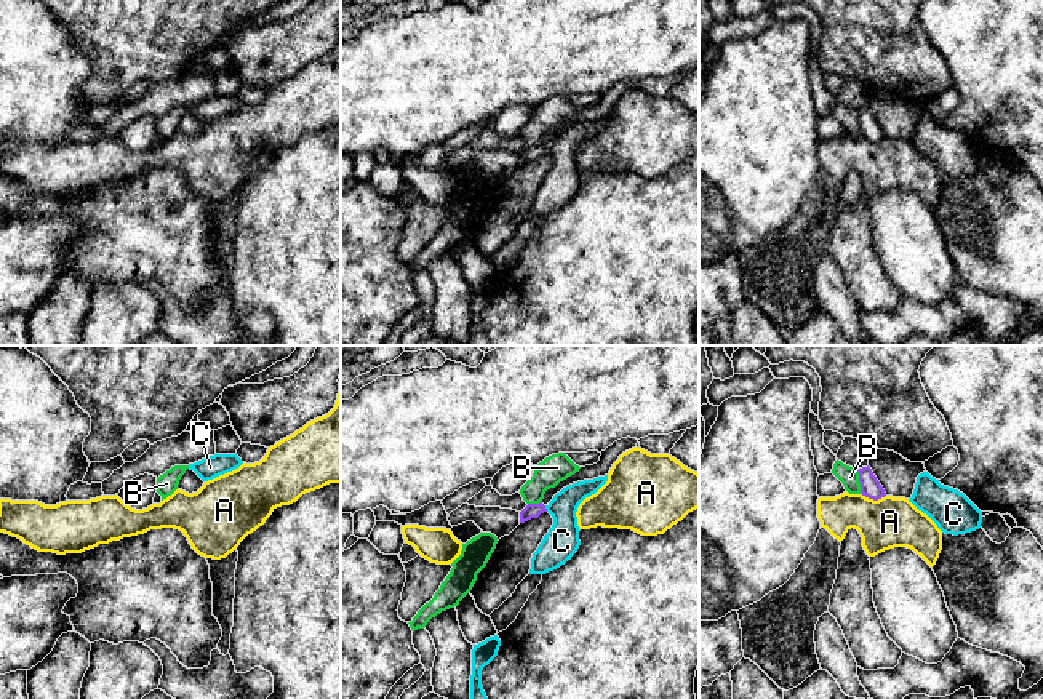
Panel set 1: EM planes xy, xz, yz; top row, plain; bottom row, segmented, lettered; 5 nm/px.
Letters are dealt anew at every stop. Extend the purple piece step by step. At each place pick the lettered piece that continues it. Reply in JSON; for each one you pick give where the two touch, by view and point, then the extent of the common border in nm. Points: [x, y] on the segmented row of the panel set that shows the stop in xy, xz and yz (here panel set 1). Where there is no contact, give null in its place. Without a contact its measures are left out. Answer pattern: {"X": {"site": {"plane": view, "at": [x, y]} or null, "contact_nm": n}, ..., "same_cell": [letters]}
{"C": {"site": {"plane": "xz", "at": [546, 509]}, "contact_nm": 40}, "same_cell": ["C"]}

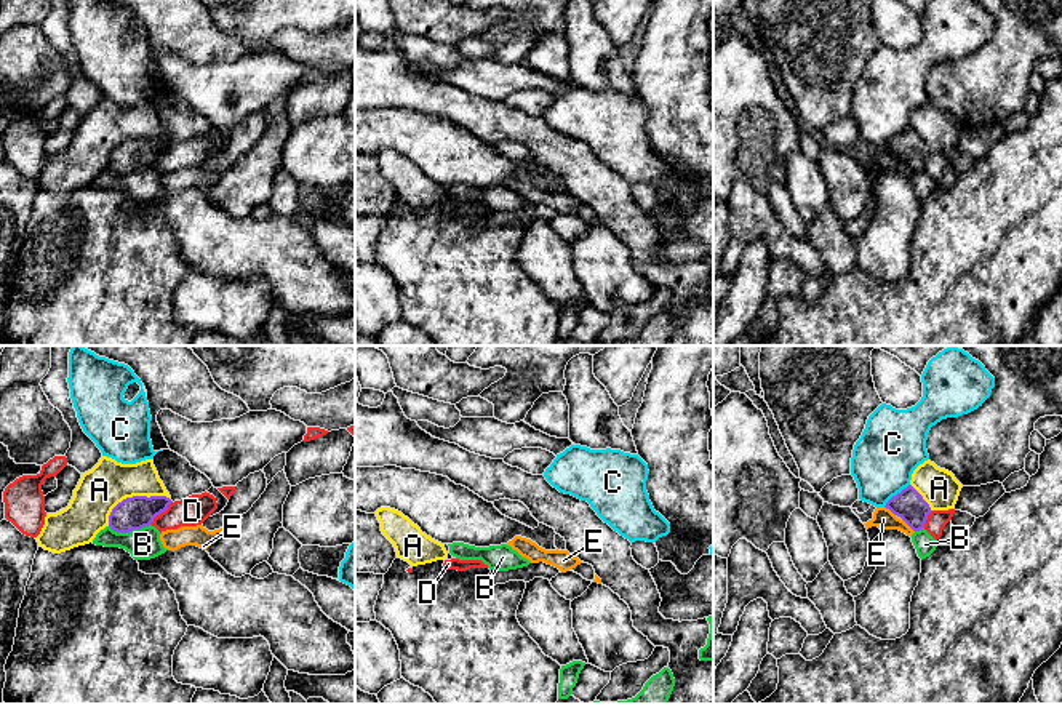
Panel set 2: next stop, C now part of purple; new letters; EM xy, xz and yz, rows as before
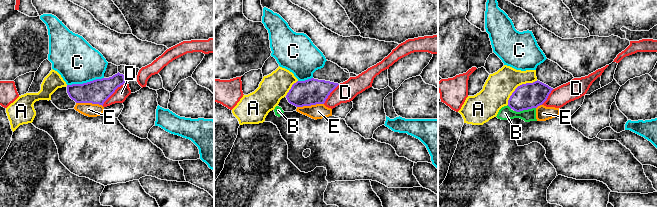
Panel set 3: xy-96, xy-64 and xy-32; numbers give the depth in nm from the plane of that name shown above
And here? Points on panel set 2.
{"same_cell": []}

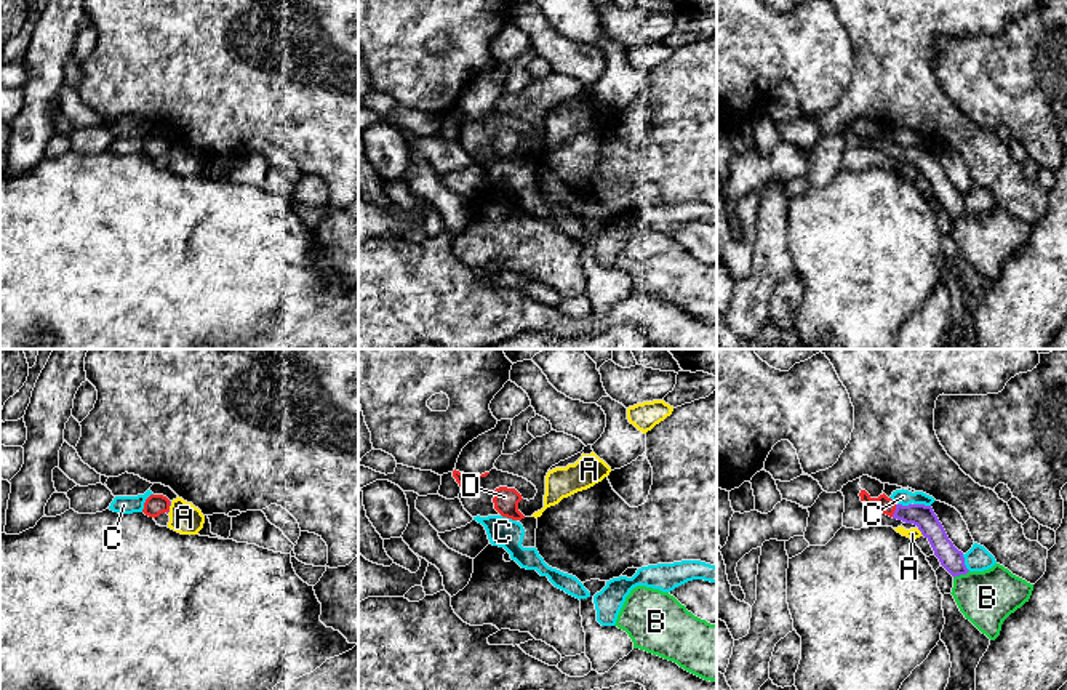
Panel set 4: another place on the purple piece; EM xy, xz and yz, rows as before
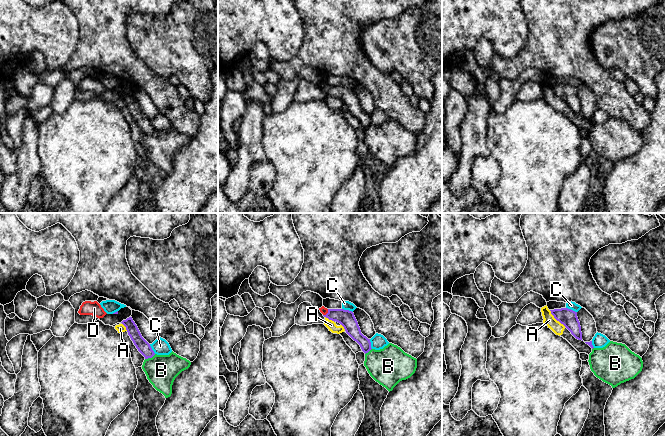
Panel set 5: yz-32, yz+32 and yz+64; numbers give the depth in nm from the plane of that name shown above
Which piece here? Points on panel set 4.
{"D": {"site": {"plane": "yz", "at": [895, 511]}, "contact_nm": 70}, "same_cell": ["D"]}

